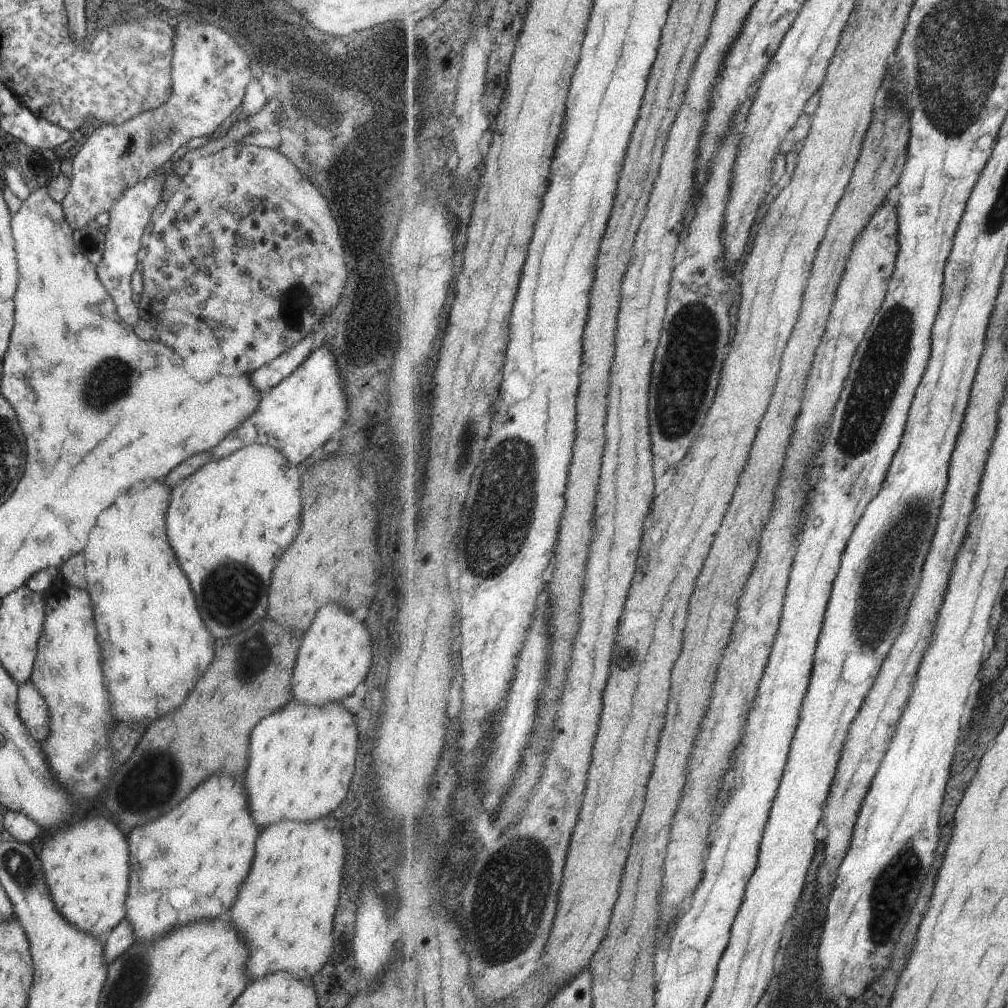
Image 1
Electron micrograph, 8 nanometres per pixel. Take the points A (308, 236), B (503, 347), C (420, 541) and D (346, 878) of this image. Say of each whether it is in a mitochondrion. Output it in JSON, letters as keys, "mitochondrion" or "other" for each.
{"A":"other","B":"other","C":"other","D":"other"}

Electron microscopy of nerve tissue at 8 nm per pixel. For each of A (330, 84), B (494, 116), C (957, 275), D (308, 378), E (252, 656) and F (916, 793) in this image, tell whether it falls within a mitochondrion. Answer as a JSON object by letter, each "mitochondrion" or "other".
{"A":"mitochondrion","B":"other","C":"other","D":"other","E":"mitochondrion","F":"other"}

